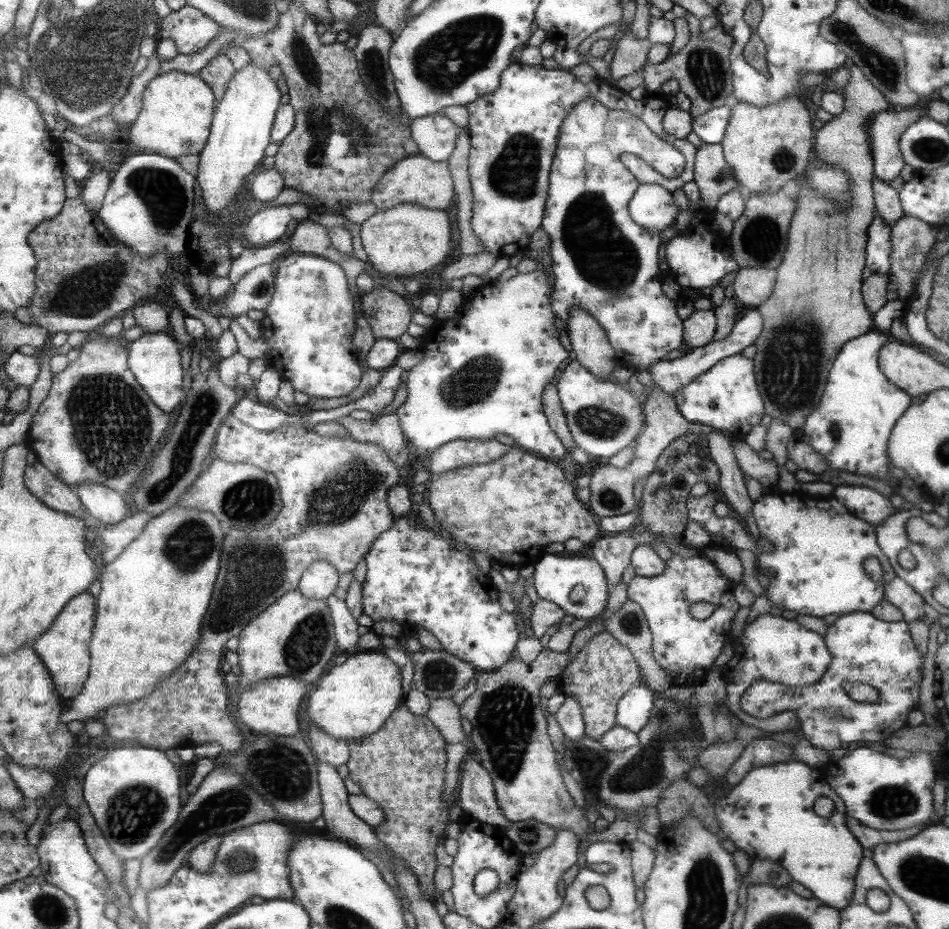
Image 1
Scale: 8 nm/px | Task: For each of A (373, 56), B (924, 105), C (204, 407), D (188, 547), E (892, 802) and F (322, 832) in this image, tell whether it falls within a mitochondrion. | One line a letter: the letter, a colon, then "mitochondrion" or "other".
A: mitochondrion
B: other
C: mitochondrion
D: mitochondrion
E: mitochondrion
F: other

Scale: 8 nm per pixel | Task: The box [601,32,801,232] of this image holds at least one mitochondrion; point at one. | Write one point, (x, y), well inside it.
(704, 66)

